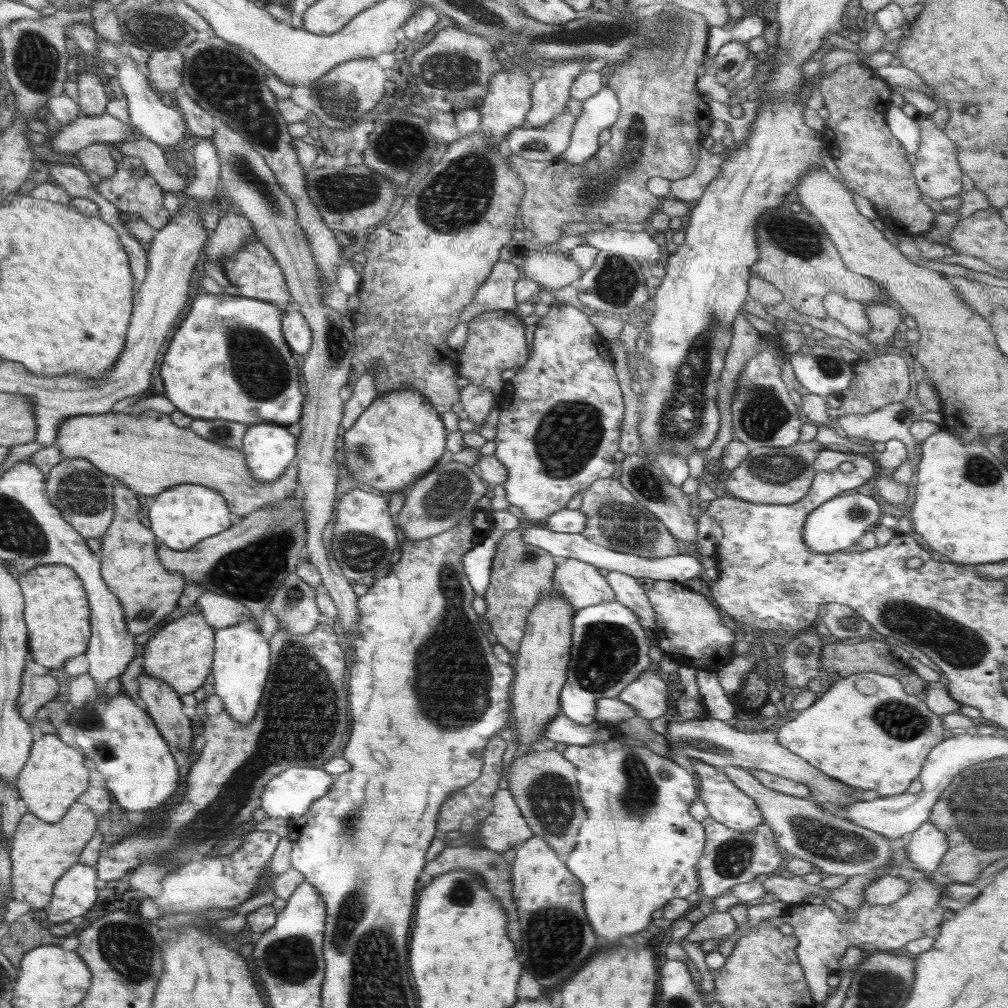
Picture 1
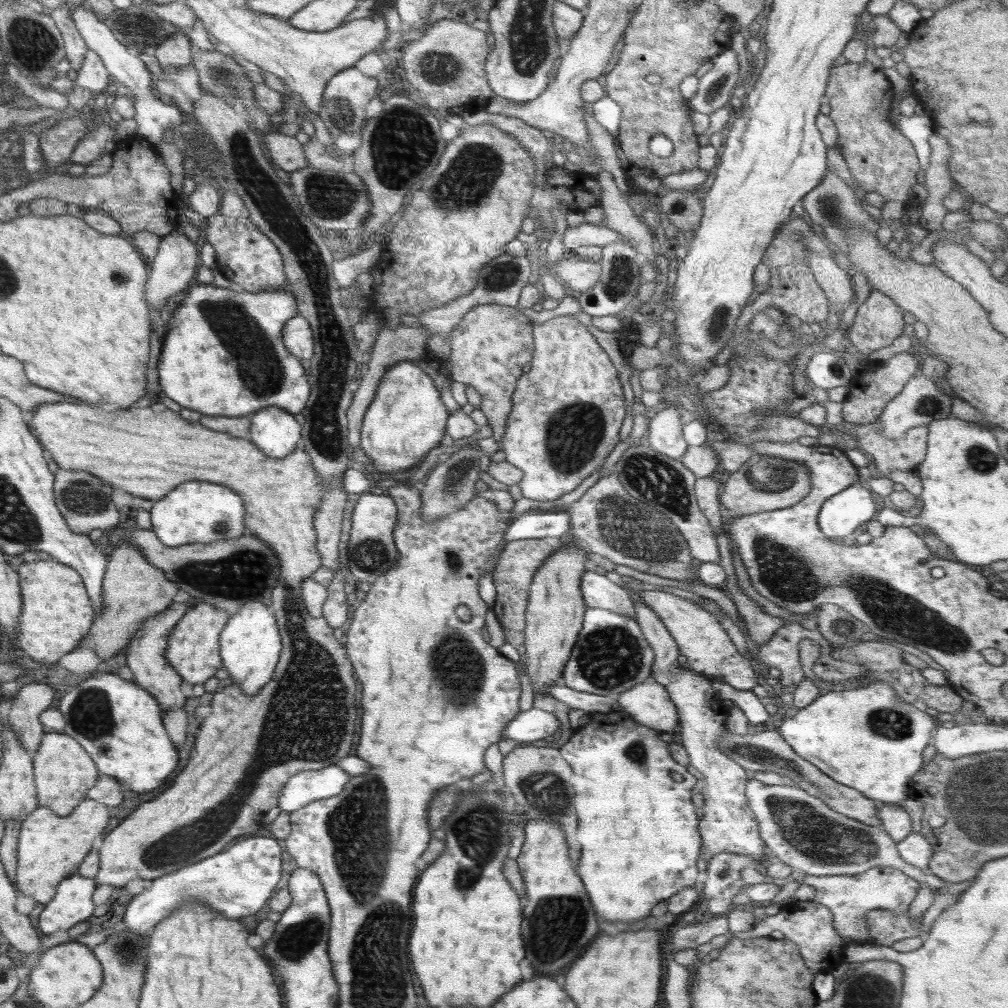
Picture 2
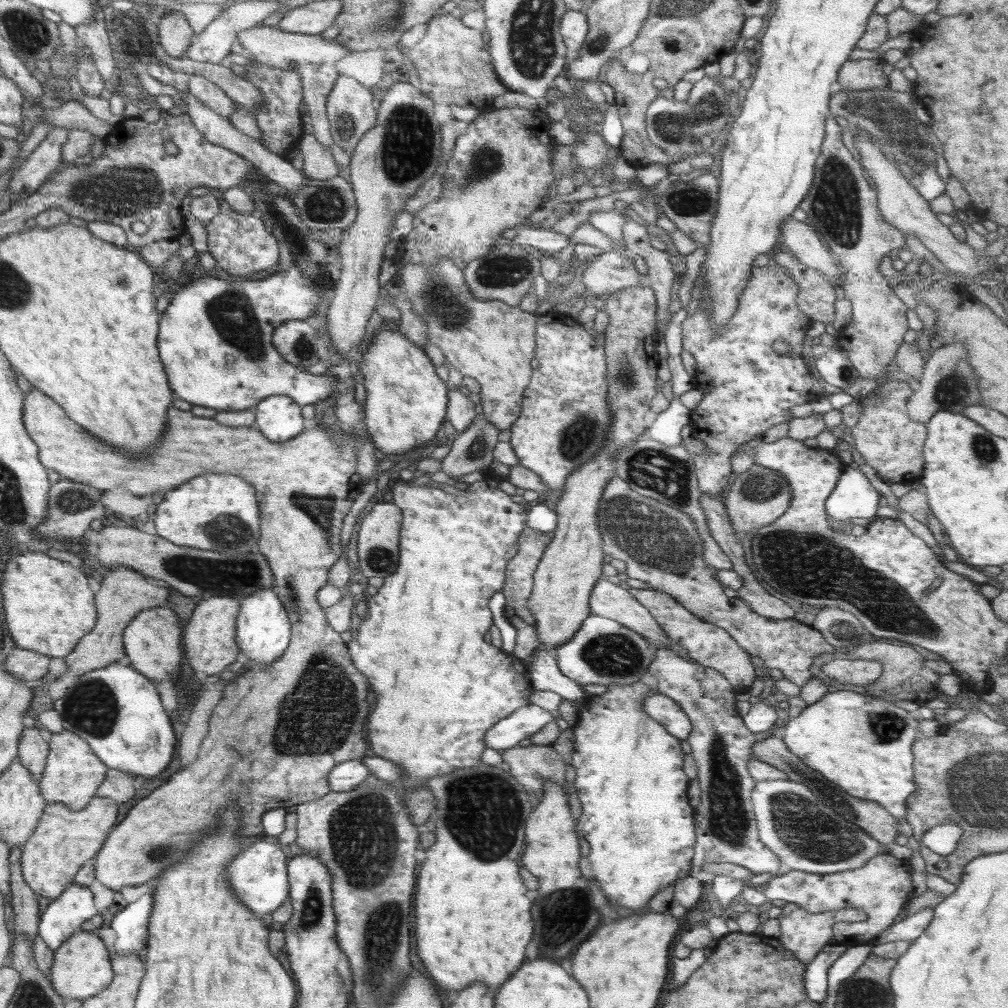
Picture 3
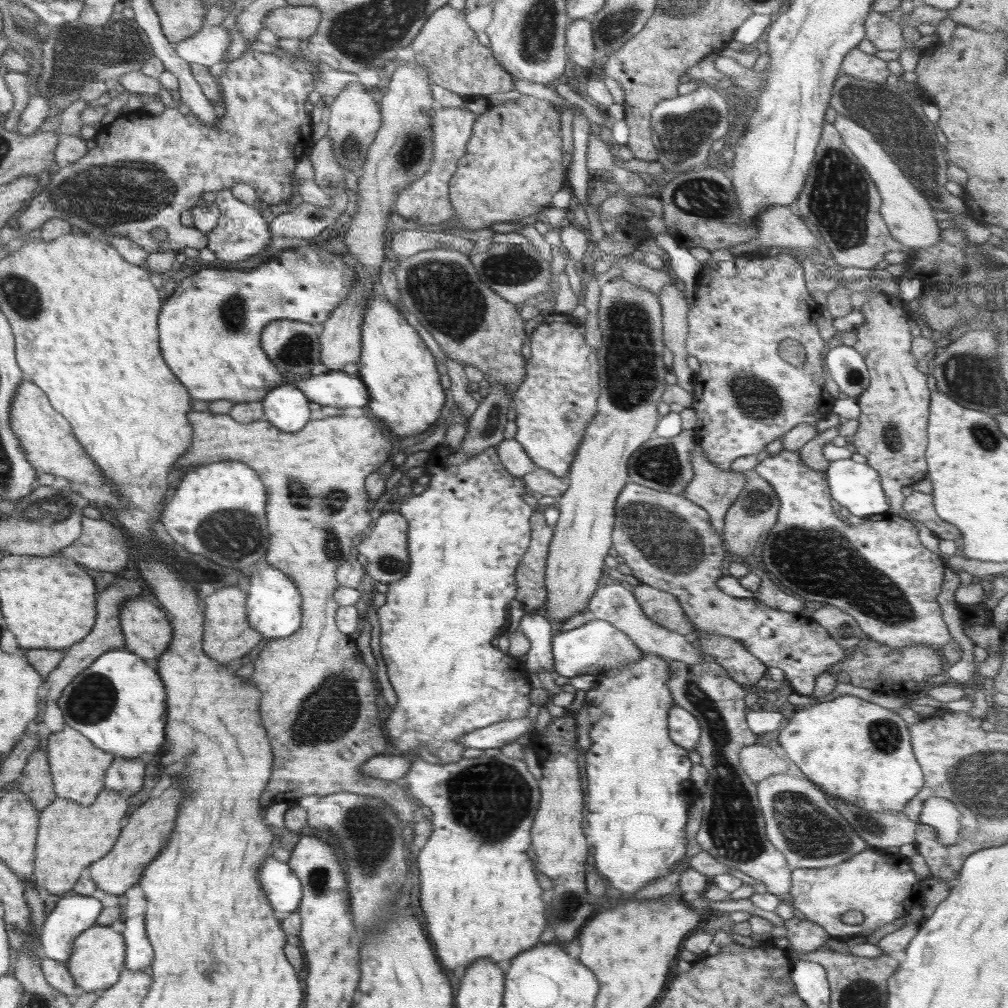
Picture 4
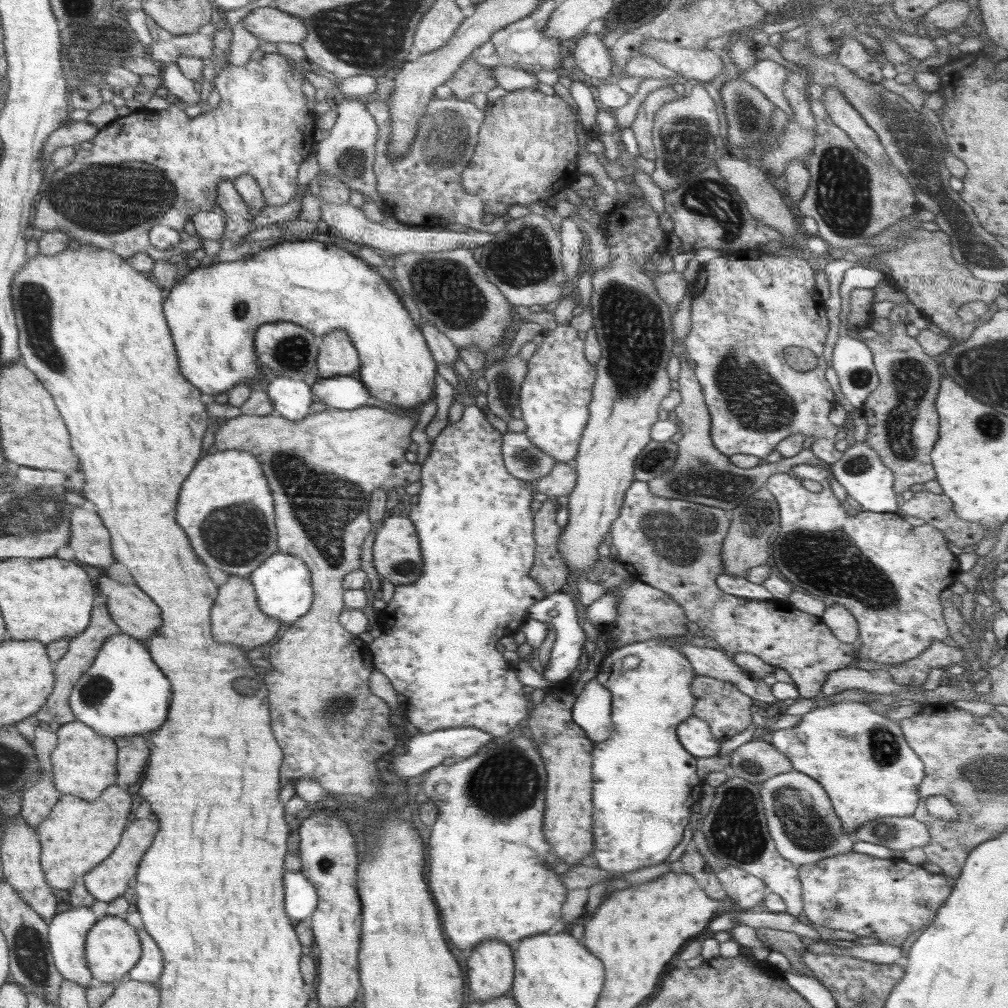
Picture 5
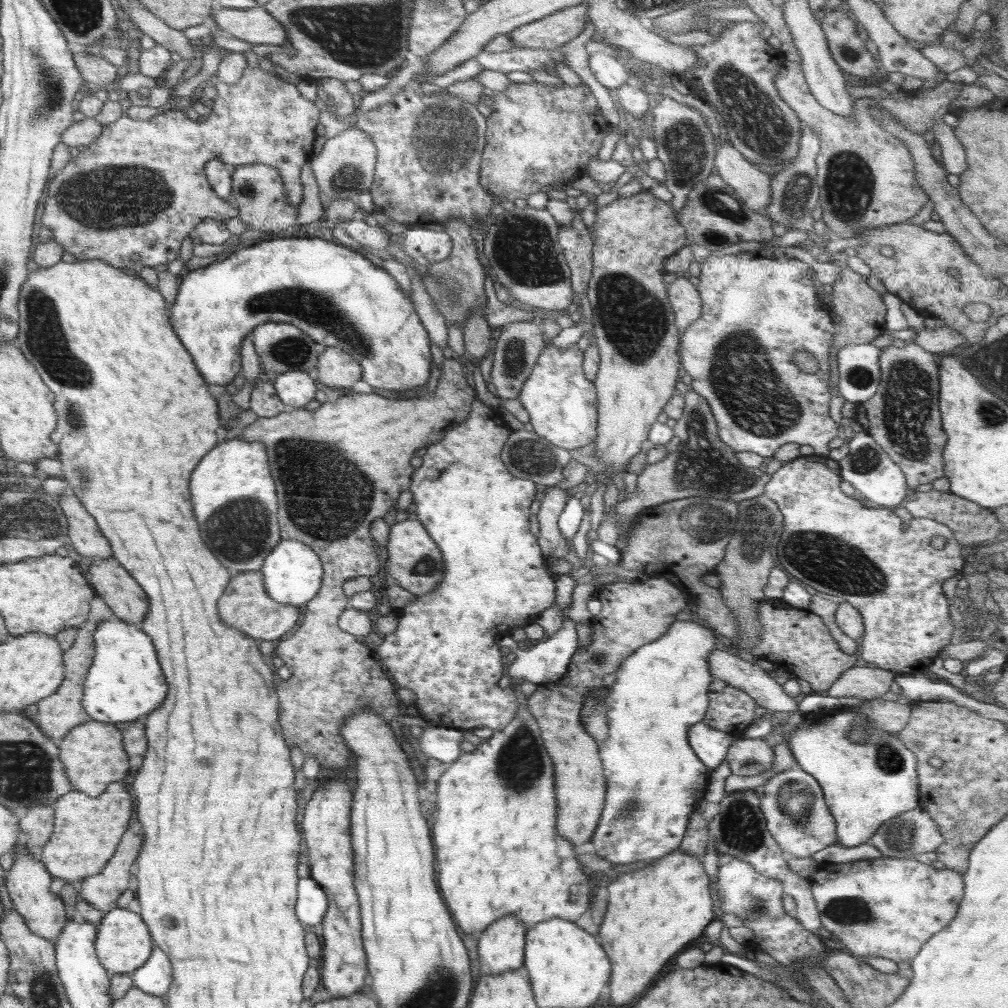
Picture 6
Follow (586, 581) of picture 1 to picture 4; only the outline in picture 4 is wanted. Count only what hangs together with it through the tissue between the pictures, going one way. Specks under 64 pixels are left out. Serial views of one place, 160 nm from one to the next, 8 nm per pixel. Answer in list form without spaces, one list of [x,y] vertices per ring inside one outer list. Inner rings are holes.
[[[615,581],[610,585],[596,589],[596,592],[588,601],[587,608],[594,614],[594,618],[609,622],[618,630],[625,632],[644,653],[651,653],[661,658],[670,658],[670,660],[679,660],[684,664],[702,664],[704,662],[704,654],[694,648],[692,643],[688,643],[684,635],[652,622],[643,613],[642,607],[638,604],[633,592],[627,590],[622,582]]]

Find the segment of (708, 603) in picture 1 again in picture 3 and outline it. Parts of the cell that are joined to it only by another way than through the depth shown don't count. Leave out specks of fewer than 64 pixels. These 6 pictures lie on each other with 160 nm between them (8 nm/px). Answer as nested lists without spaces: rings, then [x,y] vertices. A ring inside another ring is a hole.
[[[630,588],[630,594],[641,602],[655,618],[659,627],[667,634],[670,642],[680,644],[691,652],[690,657],[702,666],[717,670],[734,688],[748,688],[758,679],[750,655],[728,634],[727,630],[686,610],[674,597],[659,589]]]

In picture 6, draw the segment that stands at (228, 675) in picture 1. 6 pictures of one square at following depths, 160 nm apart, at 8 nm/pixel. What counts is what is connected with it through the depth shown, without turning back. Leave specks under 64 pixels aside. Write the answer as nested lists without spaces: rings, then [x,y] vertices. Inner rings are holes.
[[[281,539],[267,554],[260,572],[266,592],[276,602],[304,608],[318,594],[323,577],[323,566],[311,546],[296,539]]]

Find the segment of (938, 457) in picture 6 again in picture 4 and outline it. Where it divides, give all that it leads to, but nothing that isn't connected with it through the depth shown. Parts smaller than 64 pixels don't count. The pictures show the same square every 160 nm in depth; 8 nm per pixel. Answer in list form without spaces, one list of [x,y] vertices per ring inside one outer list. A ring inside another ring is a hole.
[[[870,288],[862,293],[866,293],[869,298],[867,303],[860,308],[860,310],[864,313],[866,320],[859,328],[856,328],[856,331],[858,331],[858,341],[852,347],[854,347],[864,357],[864,362],[871,374],[871,383],[869,384],[868,389],[866,389],[862,395],[858,396],[857,402],[860,408],[860,417],[858,417],[858,421],[860,422],[860,426],[858,426],[858,431],[854,434],[853,438],[850,438],[850,446],[854,449],[854,452],[866,457],[868,459],[867,465],[870,466],[870,468],[874,468],[874,470],[876,470],[876,472],[880,475],[880,482],[889,504],[888,511],[892,511],[894,514],[897,514],[902,518],[906,518],[911,522],[912,518],[905,514],[905,512],[901,509],[905,499],[905,496],[902,493],[902,488],[904,488],[904,486],[911,487],[912,484],[916,484],[916,482],[924,480],[928,474],[927,463],[924,456],[929,441],[927,437],[927,429],[929,407],[931,402],[931,390],[928,389],[928,375],[916,369],[916,364],[918,364],[919,360],[916,360],[911,353],[913,336],[912,333],[910,333],[910,330],[912,328],[913,320],[908,308],[908,303],[901,301],[897,295],[886,293],[879,289],[876,290],[876,288]]]

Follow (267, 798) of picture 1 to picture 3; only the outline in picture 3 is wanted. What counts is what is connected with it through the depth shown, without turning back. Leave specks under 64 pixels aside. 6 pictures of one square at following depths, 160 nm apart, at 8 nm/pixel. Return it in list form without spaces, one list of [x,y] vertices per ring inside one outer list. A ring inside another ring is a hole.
[[[361,759],[347,760],[335,766],[328,775],[329,787],[332,794],[340,794],[354,790],[360,783],[370,778],[370,769]]]

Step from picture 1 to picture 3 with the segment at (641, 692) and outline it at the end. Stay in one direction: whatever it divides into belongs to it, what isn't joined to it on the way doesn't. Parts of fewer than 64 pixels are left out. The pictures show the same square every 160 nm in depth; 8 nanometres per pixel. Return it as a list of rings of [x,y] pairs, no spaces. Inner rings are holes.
[[[647,694],[643,709],[649,717],[656,719],[672,736],[680,740],[687,740],[692,723],[688,715],[680,708],[677,702],[664,694]]]

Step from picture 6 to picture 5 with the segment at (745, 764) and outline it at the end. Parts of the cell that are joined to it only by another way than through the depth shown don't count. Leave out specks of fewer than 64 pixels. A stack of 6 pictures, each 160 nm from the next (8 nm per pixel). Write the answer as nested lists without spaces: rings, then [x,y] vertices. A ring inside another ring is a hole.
[[[759,736],[739,746],[730,756],[729,773],[754,784],[793,769],[790,759],[783,752]]]

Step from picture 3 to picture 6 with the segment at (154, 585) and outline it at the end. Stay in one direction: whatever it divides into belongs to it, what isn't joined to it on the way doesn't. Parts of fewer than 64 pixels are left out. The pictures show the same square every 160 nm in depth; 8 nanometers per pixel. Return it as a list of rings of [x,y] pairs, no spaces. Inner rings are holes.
[[[88,619],[78,631],[72,646],[64,651],[64,660],[66,666],[66,677],[63,684],[59,686],[54,694],[46,697],[44,700],[37,702],[37,718],[36,722],[39,728],[46,730],[50,736],[54,738],[65,738],[75,726],[90,722],[92,717],[84,710],[82,705],[85,696],[84,688],[87,674],[90,672],[92,664],[94,664],[95,656],[95,630],[98,629],[98,622]]]

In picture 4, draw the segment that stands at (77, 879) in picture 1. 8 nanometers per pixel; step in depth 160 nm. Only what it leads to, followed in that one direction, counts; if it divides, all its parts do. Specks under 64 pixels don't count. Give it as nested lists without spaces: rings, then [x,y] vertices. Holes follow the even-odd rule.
[[[71,892],[62,896],[40,928],[41,934],[39,941],[42,954],[45,957],[52,960],[59,960],[65,964],[69,962],[69,958],[72,955],[72,945],[76,942],[76,938],[81,933],[84,933],[84,930],[90,929],[91,926],[96,924],[102,911],[103,904],[100,902],[100,899]]]

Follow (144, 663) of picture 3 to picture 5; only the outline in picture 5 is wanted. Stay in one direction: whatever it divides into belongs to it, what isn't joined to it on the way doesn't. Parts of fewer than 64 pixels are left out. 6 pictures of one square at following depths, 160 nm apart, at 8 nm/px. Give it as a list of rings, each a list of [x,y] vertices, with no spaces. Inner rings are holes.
[[[103,574],[98,584],[116,626],[124,634],[146,642],[157,633],[163,624],[162,610],[138,585],[120,584],[108,574]]]

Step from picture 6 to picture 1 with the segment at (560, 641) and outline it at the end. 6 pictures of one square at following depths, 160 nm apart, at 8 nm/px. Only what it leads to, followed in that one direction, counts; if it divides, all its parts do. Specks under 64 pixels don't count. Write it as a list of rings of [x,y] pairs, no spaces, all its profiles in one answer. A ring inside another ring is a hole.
[[[617,600],[577,610],[572,624],[571,657],[566,672],[566,684],[562,687],[559,699],[564,716],[572,722],[586,726],[596,721],[596,701],[599,698],[617,697],[626,686],[652,666],[650,657],[648,657],[650,642],[647,640],[643,626],[637,621],[636,613]]]

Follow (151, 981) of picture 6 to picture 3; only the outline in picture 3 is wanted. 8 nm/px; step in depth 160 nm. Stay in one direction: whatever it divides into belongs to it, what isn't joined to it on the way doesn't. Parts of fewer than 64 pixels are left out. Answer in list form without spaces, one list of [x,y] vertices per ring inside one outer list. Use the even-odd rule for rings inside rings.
[[[154,890],[144,893],[138,901],[126,906],[111,920],[116,933],[114,947],[118,954],[145,952],[148,934],[147,926],[154,906]]]

